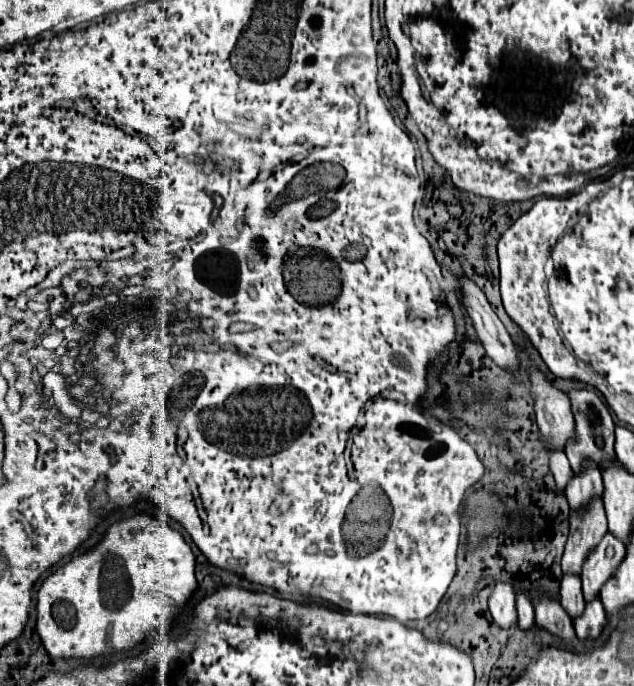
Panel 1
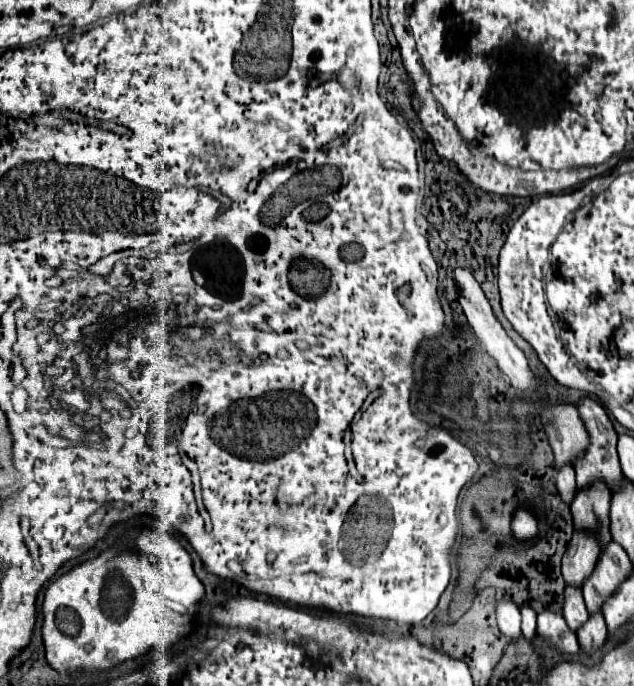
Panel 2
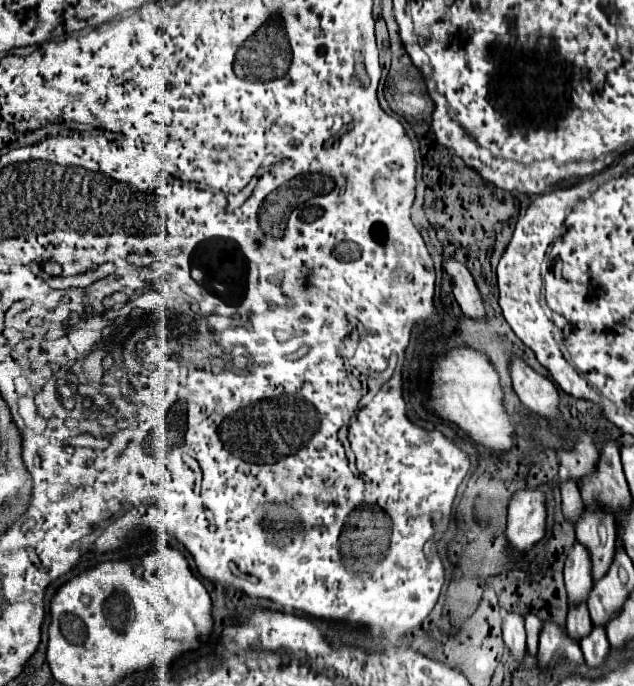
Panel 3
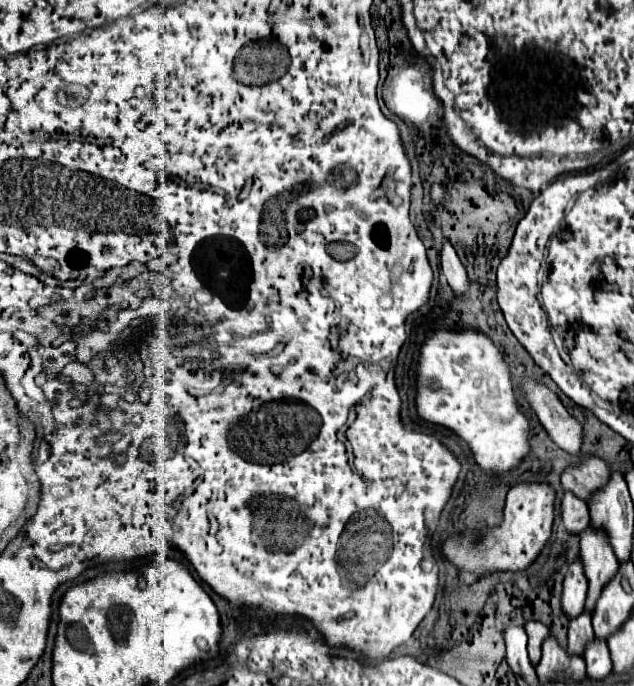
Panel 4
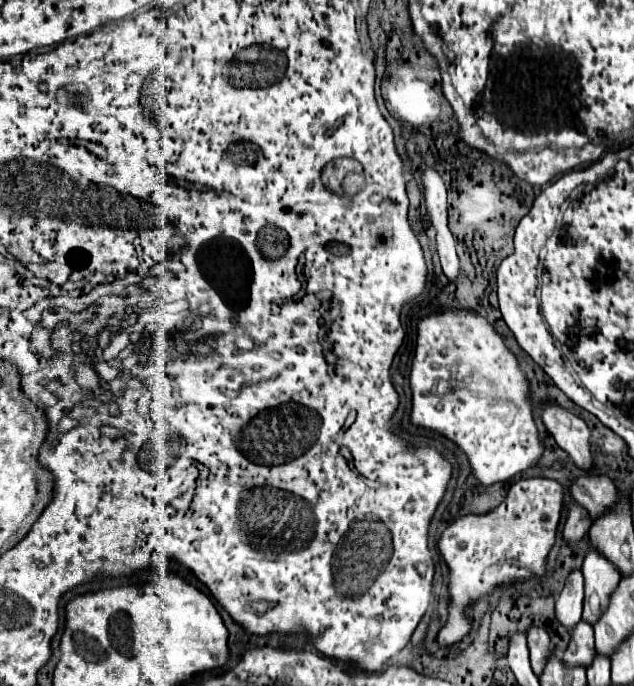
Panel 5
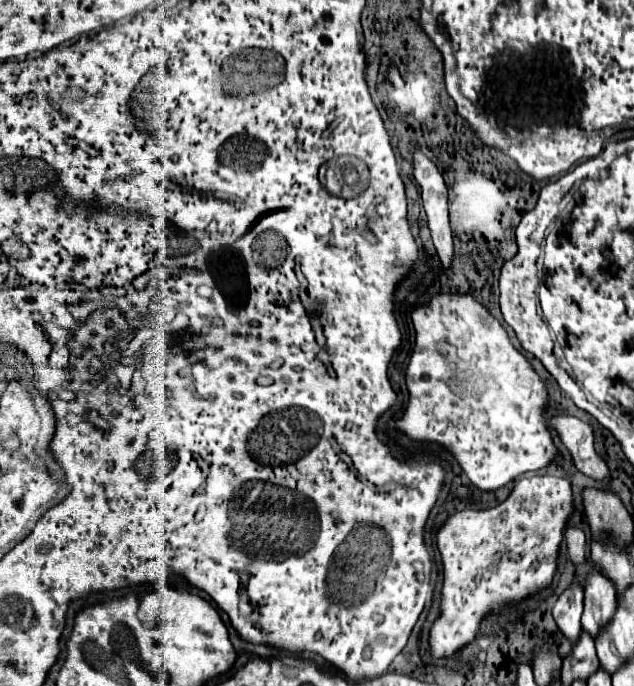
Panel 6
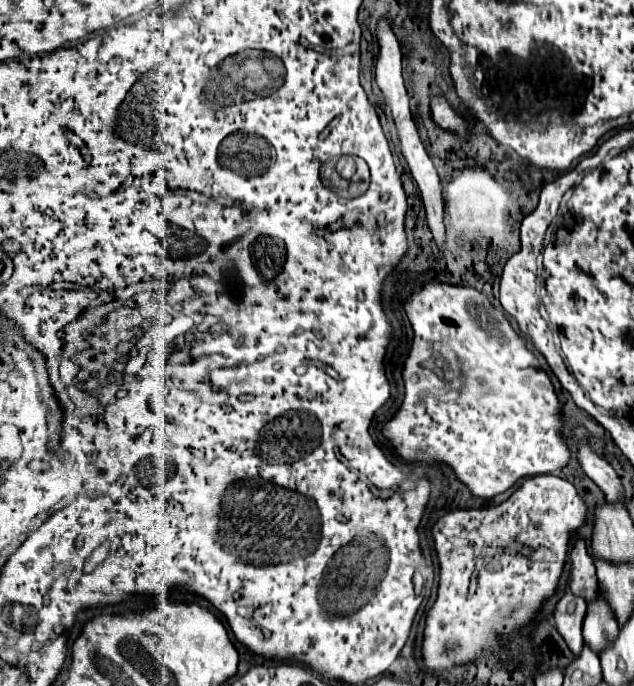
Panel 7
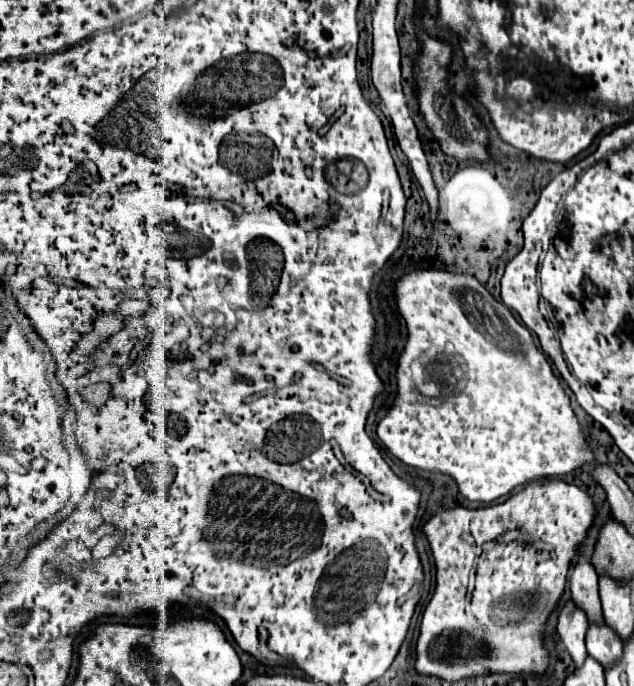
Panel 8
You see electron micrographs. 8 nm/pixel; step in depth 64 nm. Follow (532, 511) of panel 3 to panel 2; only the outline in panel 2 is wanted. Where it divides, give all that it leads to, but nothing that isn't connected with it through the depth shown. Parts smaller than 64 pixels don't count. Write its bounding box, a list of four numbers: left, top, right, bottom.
[512,508,536,540]

